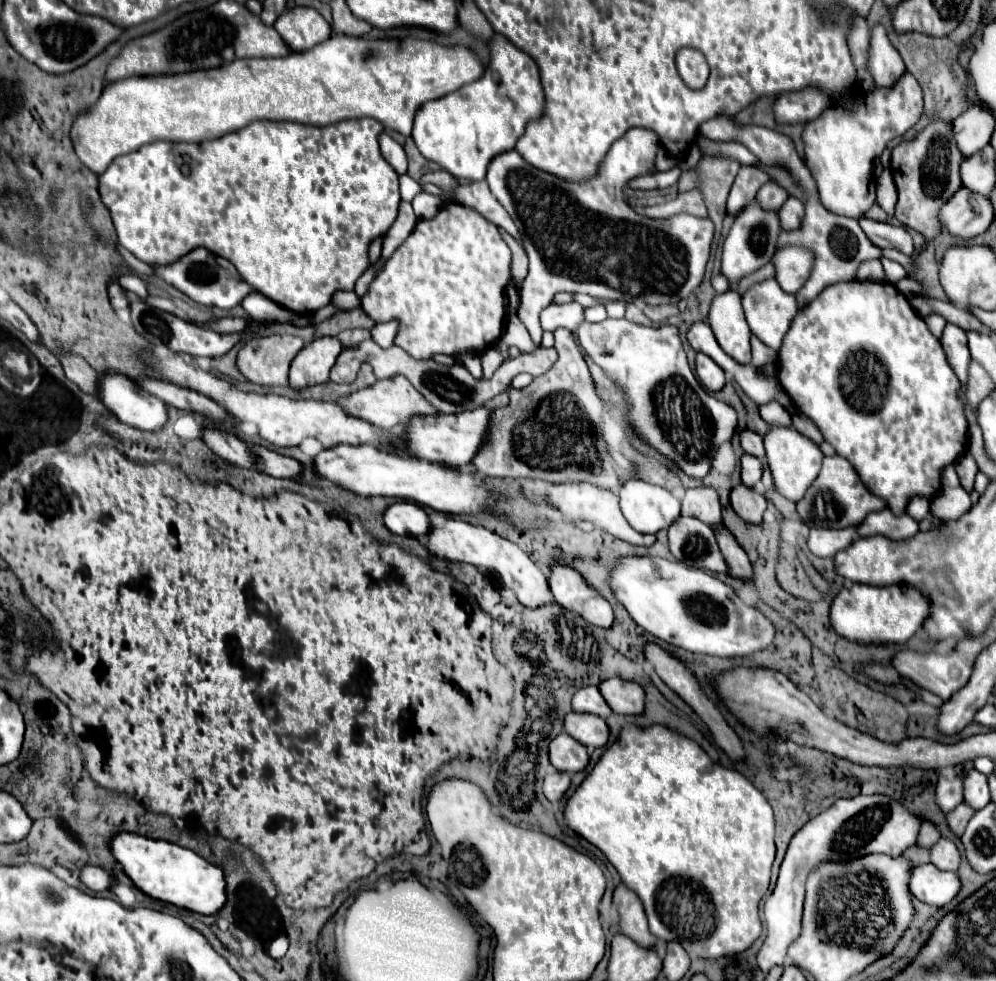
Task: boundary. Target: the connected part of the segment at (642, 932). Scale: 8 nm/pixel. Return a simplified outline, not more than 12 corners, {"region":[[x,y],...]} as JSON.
{"region":[[619,884],[613,904],[621,932],[643,948],[655,948],[641,900]]}

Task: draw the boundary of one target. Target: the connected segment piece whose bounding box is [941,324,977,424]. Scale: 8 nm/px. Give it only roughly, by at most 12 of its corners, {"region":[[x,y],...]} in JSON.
{"region":[[953,324],[945,326],[941,344],[945,356],[963,384],[961,398],[969,424],[977,422],[965,400],[969,366],[967,336]]}

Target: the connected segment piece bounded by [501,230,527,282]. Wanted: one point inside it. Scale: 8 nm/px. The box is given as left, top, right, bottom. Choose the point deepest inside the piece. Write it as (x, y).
(519, 267)

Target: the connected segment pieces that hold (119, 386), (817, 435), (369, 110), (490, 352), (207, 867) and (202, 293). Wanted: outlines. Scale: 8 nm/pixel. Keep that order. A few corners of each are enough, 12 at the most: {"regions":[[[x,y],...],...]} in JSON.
{"regions":[[[125,374],[99,376],[99,400],[121,422],[157,432],[165,404]],[[795,414],[792,424],[816,444],[824,441],[820,430],[806,416]],[[335,34],[303,54],[125,78],[77,116],[95,174],[145,144],[255,120],[375,118],[483,74],[427,40]],[[497,346],[481,354],[483,378],[493,376],[503,356]],[[117,834],[111,852],[147,896],[199,914],[227,902],[193,850]],[[205,248],[153,270],[203,306],[229,310],[255,292]]]}

